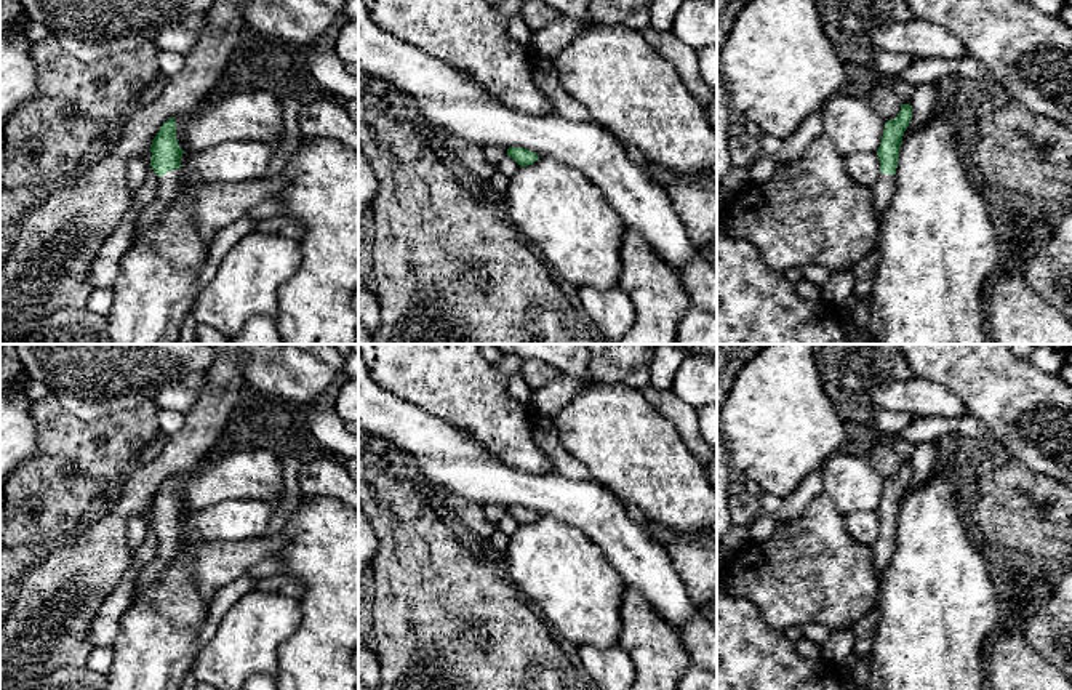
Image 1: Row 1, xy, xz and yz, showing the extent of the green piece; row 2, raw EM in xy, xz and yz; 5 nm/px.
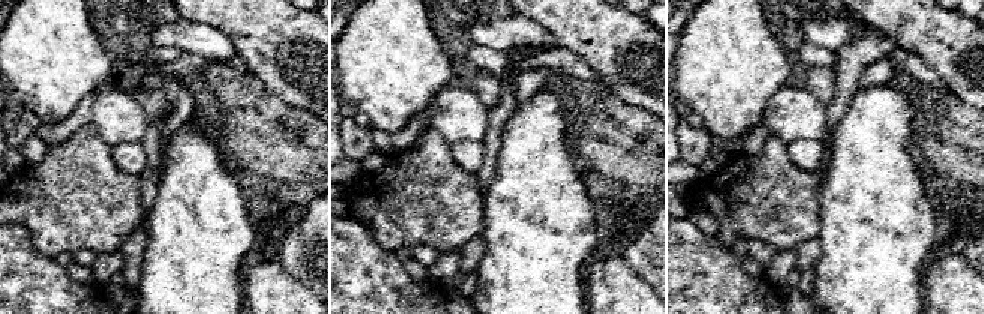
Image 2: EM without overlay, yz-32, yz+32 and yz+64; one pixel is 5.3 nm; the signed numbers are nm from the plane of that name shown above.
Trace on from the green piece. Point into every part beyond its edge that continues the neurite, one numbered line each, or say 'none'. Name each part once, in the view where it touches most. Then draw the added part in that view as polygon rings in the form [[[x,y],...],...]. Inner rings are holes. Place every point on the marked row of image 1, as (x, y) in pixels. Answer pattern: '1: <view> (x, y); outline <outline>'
1: xy (168, 184); outline [[[171,170],[163,176],[158,176],[157,197],[144,207],[136,221],[134,243],[144,235],[144,232],[162,216],[165,208],[178,195],[182,184],[182,170]]]

